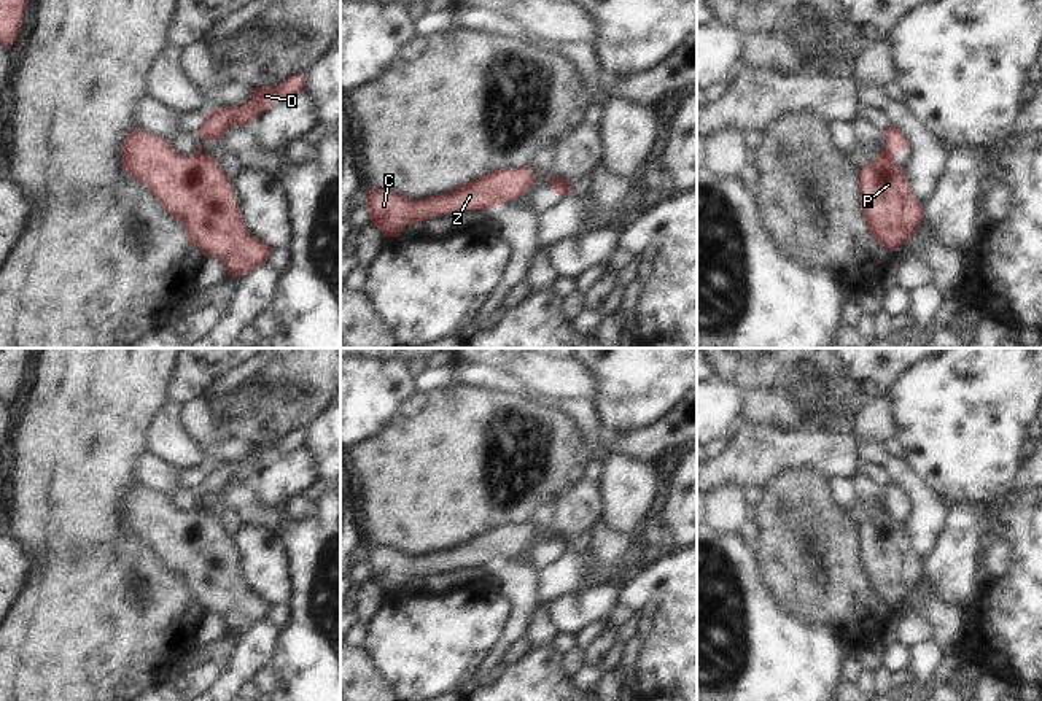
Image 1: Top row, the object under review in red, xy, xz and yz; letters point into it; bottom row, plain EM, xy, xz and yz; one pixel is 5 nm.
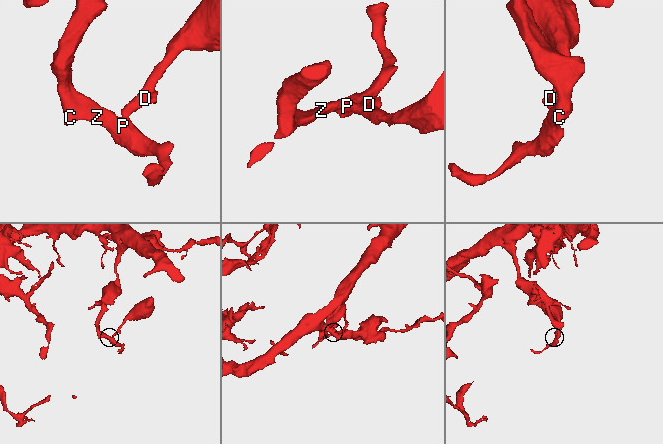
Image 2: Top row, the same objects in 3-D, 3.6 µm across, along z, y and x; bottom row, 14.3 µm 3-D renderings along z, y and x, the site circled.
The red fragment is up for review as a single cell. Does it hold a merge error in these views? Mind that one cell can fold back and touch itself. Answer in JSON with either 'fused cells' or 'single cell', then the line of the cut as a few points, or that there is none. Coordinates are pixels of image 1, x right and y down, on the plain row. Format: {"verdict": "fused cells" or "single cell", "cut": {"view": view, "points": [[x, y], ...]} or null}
{"verdict": "fused cells", "cut": {"view": "yz", "points": [[882, 509], [891, 515]]}}

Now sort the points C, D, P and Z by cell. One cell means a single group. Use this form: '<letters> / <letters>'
C P Z / D

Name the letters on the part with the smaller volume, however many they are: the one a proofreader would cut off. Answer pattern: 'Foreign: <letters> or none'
Foreign: D

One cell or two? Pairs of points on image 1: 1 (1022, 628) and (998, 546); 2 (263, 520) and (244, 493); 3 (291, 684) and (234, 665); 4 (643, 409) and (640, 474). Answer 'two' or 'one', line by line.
1: two
2: one
3: two
4: two

